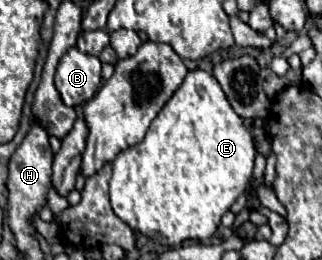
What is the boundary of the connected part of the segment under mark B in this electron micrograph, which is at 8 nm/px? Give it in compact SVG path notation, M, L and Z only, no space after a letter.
M69 48L59 60L55 86L67 106L79 106L93 98L101 84L101 62L79 48Z

